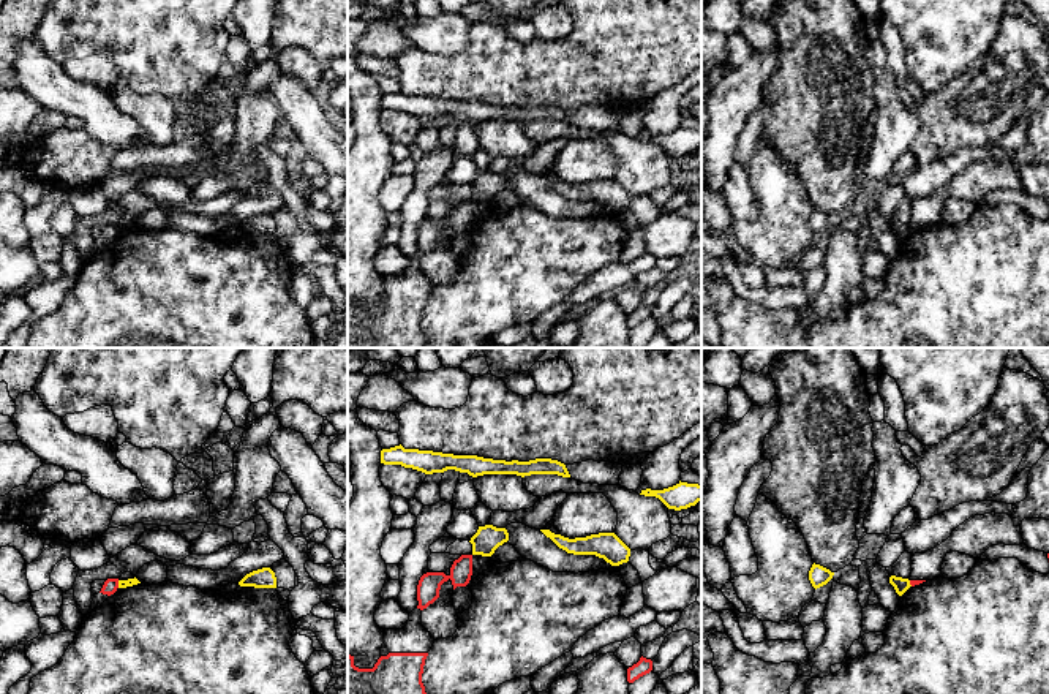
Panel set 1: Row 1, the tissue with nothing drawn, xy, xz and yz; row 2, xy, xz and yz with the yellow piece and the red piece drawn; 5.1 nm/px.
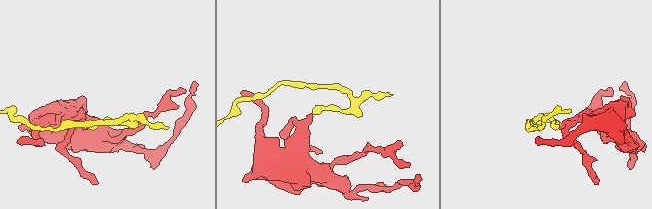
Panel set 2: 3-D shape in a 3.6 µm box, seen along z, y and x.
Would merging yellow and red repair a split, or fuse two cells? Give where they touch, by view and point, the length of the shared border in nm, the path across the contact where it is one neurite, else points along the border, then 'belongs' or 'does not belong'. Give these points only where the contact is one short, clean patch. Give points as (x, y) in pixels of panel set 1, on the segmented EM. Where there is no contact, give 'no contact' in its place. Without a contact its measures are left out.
meets yellow in xy at (119, 584); contact 40 nm long; border along xy (117, 580), (119, 587); does not belong

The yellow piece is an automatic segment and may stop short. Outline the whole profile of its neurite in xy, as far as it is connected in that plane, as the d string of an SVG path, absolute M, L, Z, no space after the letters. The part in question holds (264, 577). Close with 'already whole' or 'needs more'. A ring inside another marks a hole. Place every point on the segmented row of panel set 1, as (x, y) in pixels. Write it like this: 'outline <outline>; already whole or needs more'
outline M262 568L246 574L240 582L240 587L254 588L276 588L276 577L270 568Z; already whole

